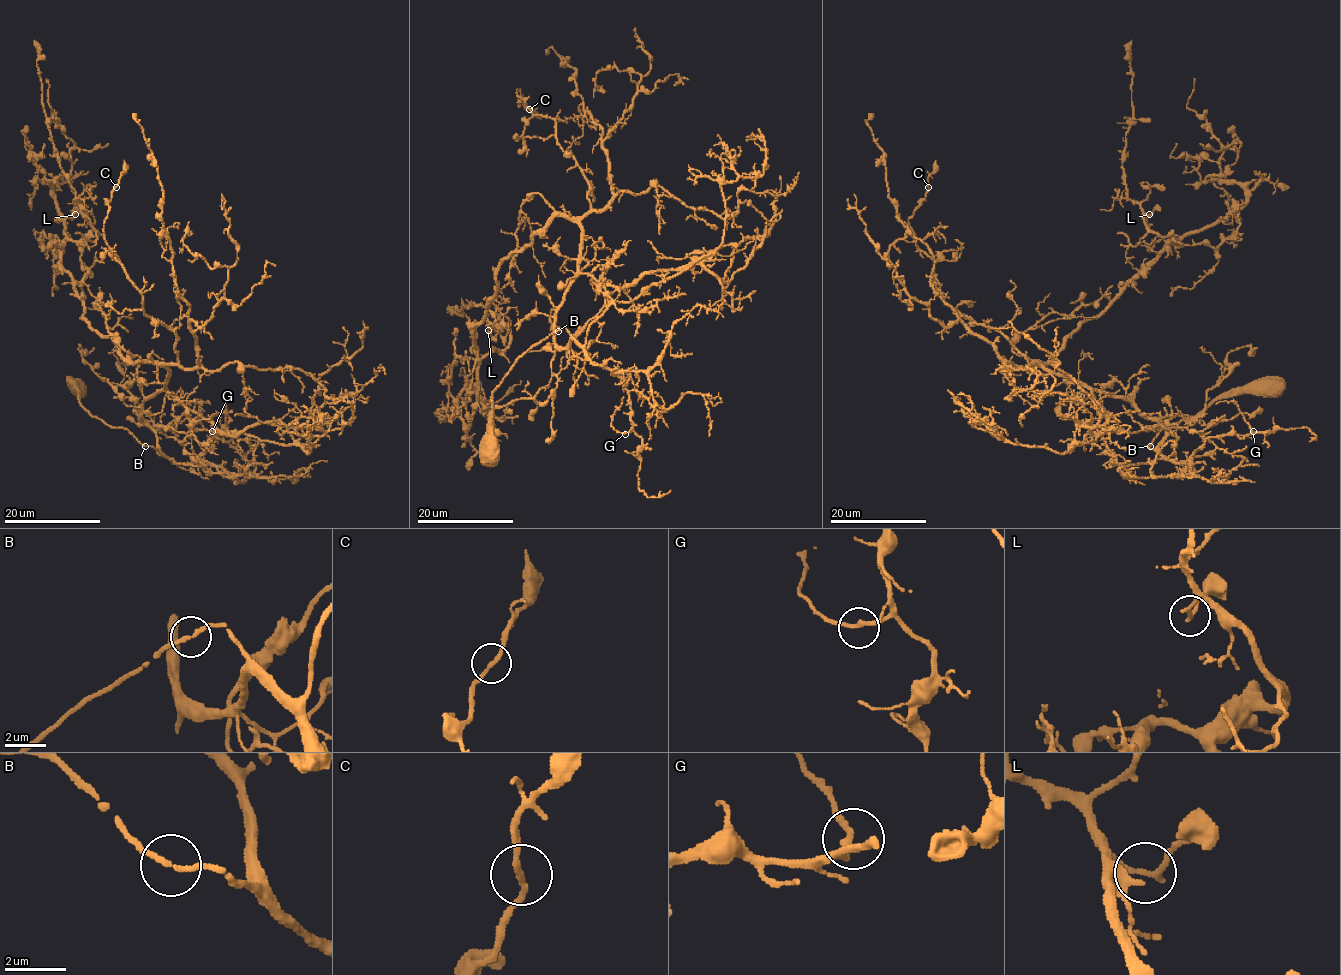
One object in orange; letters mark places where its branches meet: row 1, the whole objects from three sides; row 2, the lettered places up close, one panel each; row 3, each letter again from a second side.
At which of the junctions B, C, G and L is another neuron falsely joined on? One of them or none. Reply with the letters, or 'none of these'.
none of these

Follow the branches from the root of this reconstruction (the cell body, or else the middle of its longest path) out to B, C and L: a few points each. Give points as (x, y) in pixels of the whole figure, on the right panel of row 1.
B: (1269, 391), (1220, 394), (1195, 416), (1164, 428), (1149, 446)
C: (1269, 391), (1220, 394), (1149, 448), (1167, 431), (1161, 421), (1032, 365), (942, 298), (908, 221), (928, 187)
L: (1269, 391), (1220, 394), (1149, 448), (1167, 431), (1161, 421), (1035, 362), (1177, 241), (1154, 233), (1149, 214)

